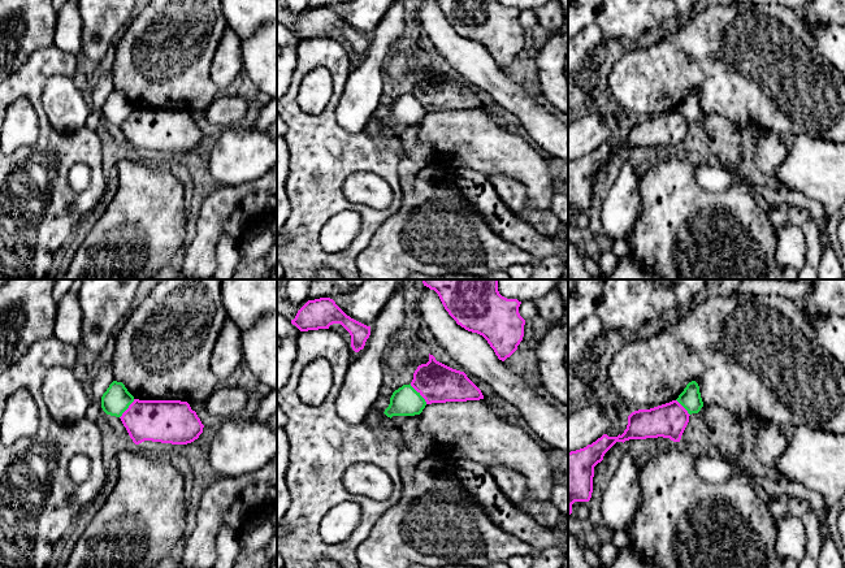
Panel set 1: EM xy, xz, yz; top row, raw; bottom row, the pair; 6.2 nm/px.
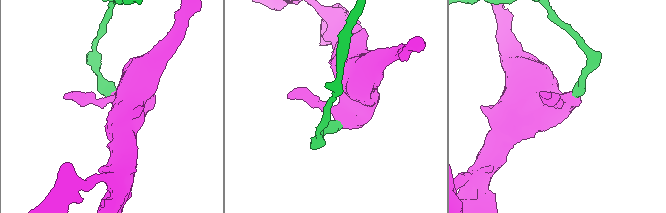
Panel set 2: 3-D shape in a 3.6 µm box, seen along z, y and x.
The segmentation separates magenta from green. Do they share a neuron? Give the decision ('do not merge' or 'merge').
do not merge

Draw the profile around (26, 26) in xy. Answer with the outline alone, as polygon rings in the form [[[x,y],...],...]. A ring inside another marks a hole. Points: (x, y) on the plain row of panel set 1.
[[[0,0],[0,83],[34,52],[53,45],[56,16],[53,0]]]

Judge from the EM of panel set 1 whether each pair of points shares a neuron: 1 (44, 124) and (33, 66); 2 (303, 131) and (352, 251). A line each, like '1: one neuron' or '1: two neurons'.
1: one neuron
2: one neuron

